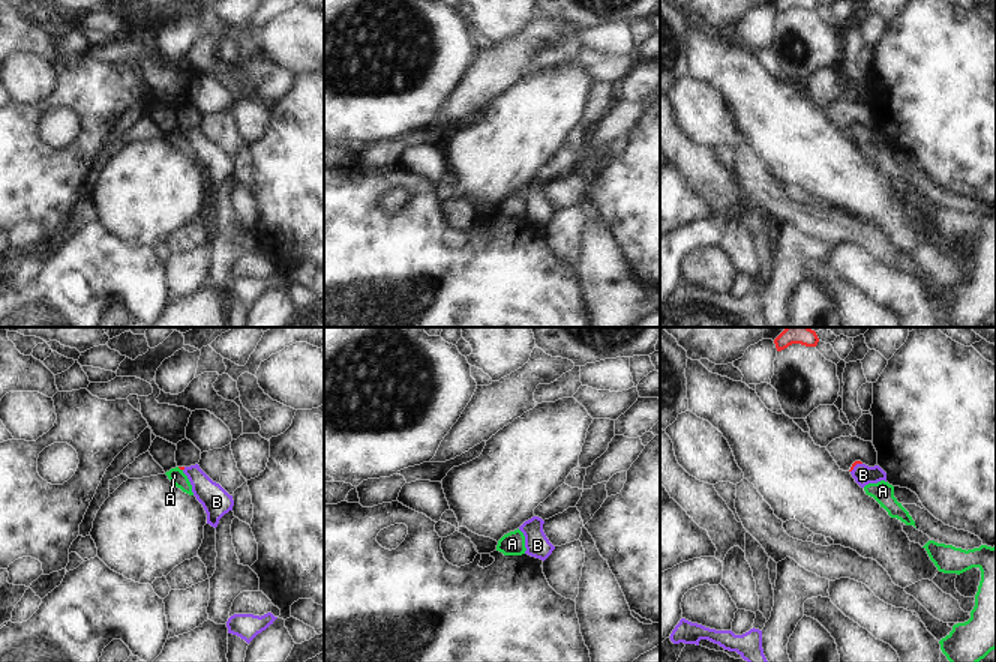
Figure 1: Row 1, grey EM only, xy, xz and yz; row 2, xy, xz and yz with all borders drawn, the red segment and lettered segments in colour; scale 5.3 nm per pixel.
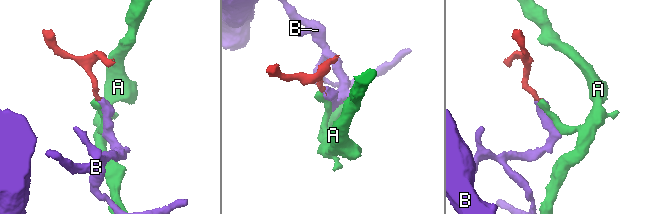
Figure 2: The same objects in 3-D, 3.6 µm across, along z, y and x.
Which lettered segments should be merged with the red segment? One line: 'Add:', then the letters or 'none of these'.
Add: B

